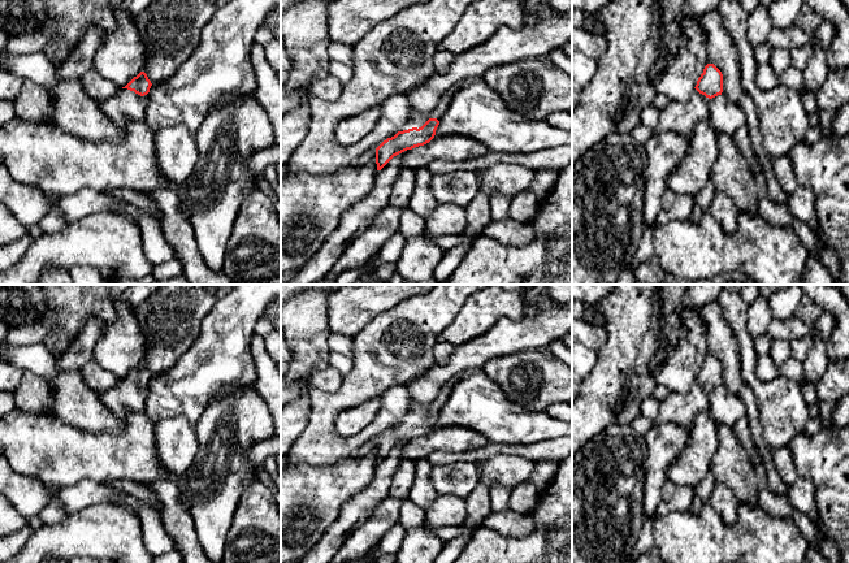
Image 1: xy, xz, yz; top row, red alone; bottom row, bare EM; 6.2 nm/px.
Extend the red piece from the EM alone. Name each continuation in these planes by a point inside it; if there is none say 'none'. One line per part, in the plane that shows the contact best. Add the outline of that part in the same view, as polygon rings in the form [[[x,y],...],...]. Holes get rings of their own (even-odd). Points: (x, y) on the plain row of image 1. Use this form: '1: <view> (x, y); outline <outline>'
1: xz (415, 411); outline [[[458,378],[451,380],[438,394],[438,397],[428,406],[421,406],[417,403],[411,402],[408,411],[406,413],[406,416],[399,421],[408,421],[412,419],[421,419],[429,410],[437,410],[438,412],[442,411],[443,406],[446,404],[446,402],[450,398],[451,390],[452,387],[459,382]]]

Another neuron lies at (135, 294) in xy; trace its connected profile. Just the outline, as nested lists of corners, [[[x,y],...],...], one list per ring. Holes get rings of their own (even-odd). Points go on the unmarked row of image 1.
[[[129,285],[129,287],[121,294],[121,298],[135,308],[161,286],[163,285]]]

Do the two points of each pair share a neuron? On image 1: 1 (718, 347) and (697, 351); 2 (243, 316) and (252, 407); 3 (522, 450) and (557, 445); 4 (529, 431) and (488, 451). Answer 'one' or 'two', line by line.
1: two
2: two
3: one
4: two

